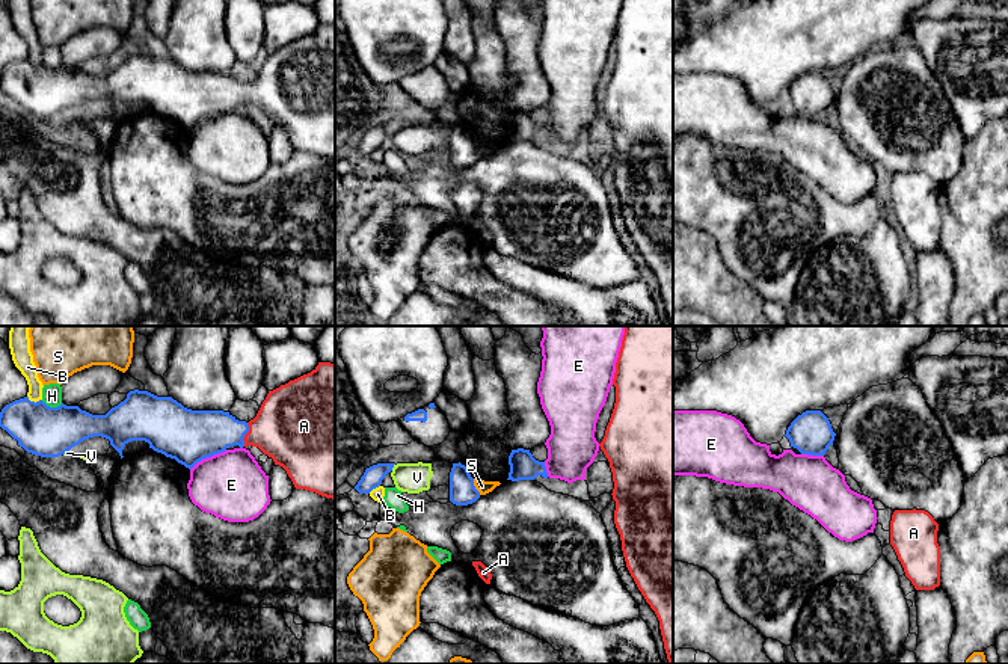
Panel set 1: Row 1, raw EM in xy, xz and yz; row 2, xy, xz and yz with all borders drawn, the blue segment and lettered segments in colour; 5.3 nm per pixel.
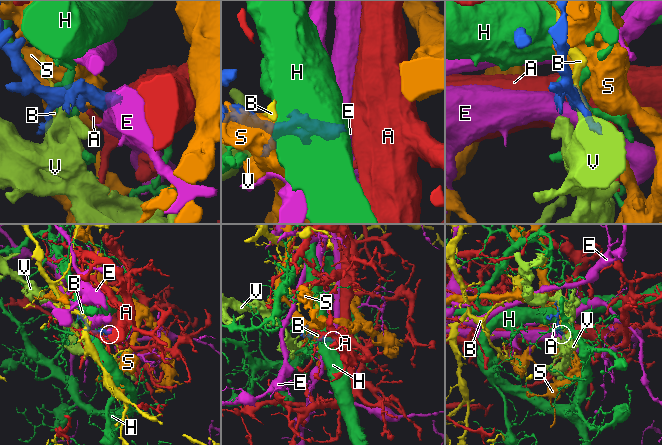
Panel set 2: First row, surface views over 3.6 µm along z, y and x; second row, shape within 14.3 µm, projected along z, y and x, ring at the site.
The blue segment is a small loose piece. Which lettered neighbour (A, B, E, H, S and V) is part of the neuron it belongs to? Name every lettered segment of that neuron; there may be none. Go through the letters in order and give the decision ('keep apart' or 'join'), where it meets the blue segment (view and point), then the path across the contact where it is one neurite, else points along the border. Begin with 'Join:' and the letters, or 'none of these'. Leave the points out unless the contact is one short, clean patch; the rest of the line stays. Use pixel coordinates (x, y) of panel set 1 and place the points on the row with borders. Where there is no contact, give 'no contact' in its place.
Join: A
A: join; meets blue in xy at (245, 433); runs through xy (198, 435), (245, 433), (290, 427)
B: keep apart; meets blue in xy at (33, 402)
E: keep apart; meets blue in xy at (208, 456)
H: keep apart; meets blue in xy at (52, 408)
S: keep apart; meets blue in xz at (474, 486)
V: keep apart; meets blue in xz at (393, 467)

